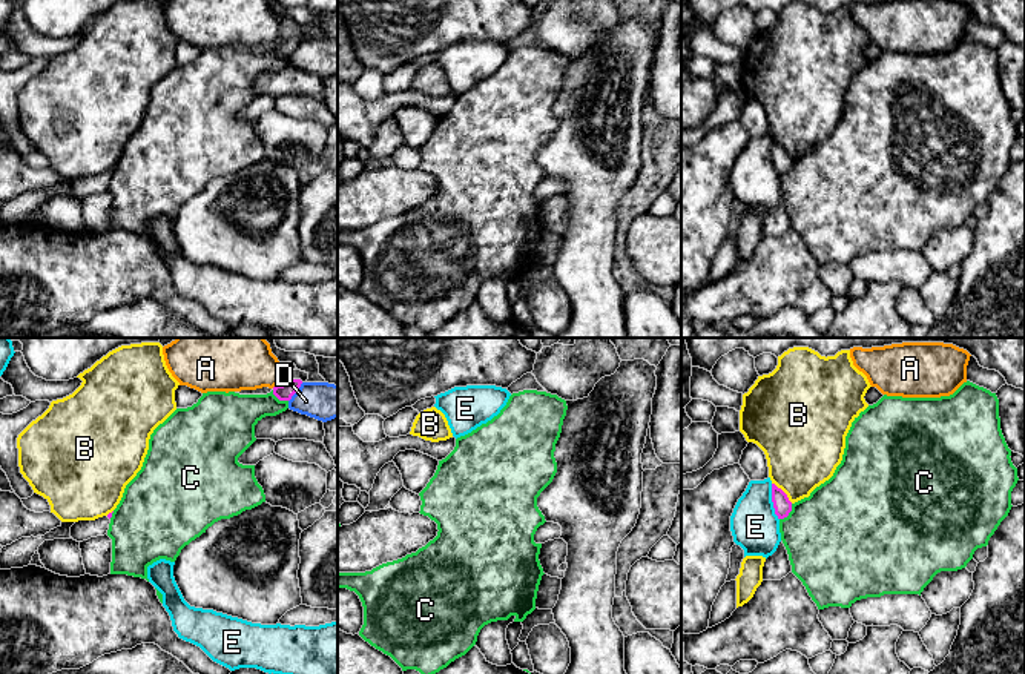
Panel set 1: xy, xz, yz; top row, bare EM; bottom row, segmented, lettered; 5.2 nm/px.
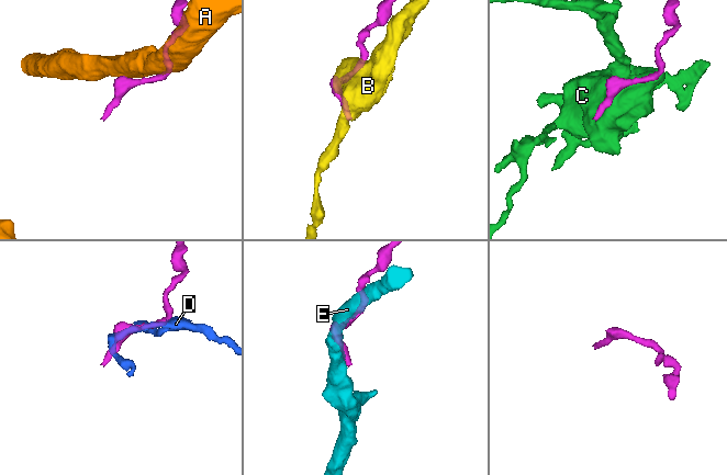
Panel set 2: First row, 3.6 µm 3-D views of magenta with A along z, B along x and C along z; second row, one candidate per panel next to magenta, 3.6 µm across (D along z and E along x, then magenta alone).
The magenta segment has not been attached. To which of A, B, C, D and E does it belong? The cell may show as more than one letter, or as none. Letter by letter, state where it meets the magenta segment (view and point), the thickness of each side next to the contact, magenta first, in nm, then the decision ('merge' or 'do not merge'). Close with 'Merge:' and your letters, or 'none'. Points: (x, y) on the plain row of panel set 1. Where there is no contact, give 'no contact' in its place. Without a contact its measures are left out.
A: contact xy (273, 43); calibres 90 and 260 nm; do not merge
B: contact yz (783, 148); calibres 90 and 400 nm; do not merge
C: contact yz (787, 169); calibres 90 and 480 nm; do not merge
D: contact xy (296, 46); calibres 90 and 200 nm; do not merge
E: contact yz (772, 157); calibres 90 and 260 nm; do not merge
Merge: none

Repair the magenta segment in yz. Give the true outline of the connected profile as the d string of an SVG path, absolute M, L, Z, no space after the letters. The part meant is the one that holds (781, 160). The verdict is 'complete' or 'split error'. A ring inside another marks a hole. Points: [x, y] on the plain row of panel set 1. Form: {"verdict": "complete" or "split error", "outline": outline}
{"verdict": "complete", "outline": "M772 140L772 158L778 175L787 173L792 167L792 158L789 157L787 150L775 140Z"}

